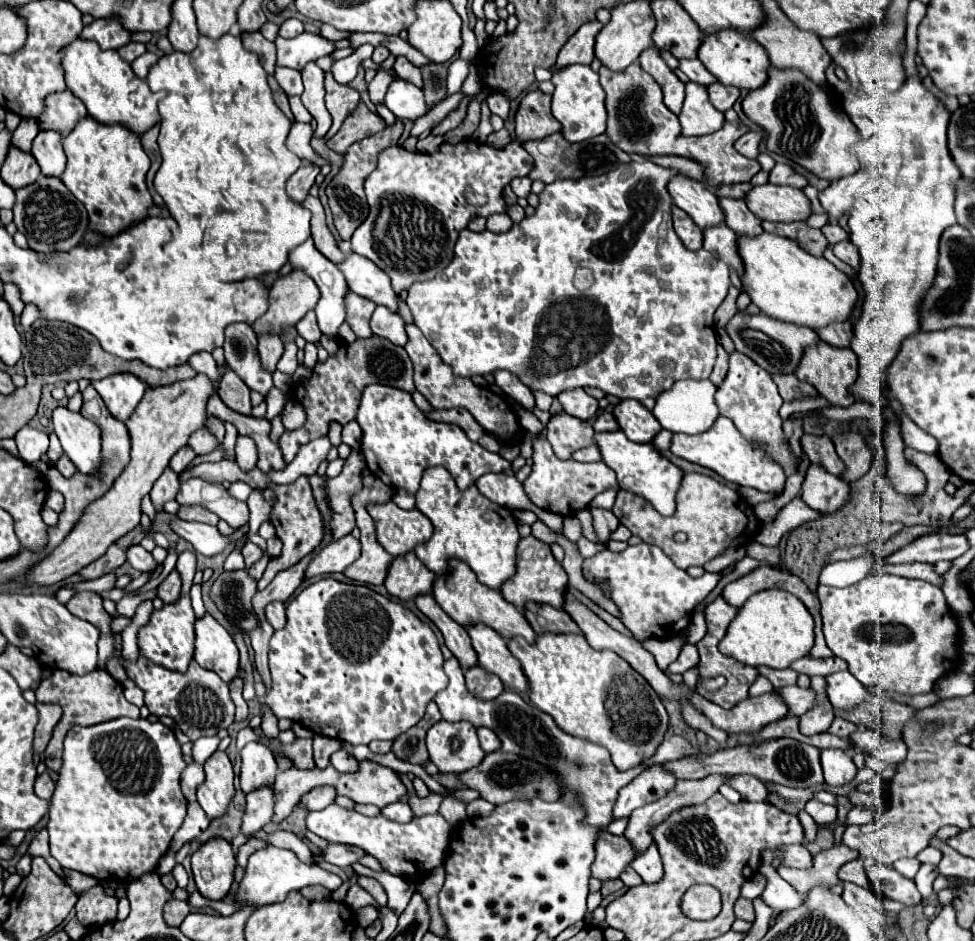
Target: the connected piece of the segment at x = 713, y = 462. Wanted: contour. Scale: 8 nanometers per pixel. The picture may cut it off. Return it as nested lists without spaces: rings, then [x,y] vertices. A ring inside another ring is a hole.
[[[719,417],[717,425],[713,425],[713,429],[709,429],[709,433],[699,433],[693,437],[683,435],[683,433],[673,435],[671,453],[685,461],[691,461],[691,463],[697,463],[701,467],[715,471],[727,483],[735,483],[741,487],[753,487],[757,491],[775,493],[775,495],[779,495],[785,487],[787,475],[785,475],[783,467],[777,461],[773,461],[763,449],[759,449],[747,437],[743,437],[737,431],[737,427],[733,425],[733,421],[729,421],[725,417]]]

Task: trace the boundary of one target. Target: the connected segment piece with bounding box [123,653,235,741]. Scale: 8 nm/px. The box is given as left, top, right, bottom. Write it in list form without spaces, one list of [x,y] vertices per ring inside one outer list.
[[[139,653],[137,661],[123,659],[127,675],[135,681],[139,689],[145,693],[145,705],[149,707],[151,715],[157,717],[171,717],[179,725],[179,729],[189,739],[199,739],[207,735],[217,735],[219,729],[227,729],[235,719],[235,705],[229,697],[229,685],[221,681],[213,671],[199,667],[195,661],[189,663],[185,673],[165,669]]]

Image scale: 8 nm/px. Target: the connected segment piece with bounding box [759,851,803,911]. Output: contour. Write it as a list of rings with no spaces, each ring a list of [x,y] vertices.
[[[765,851],[763,853],[763,863],[759,867],[759,873],[763,873],[767,877],[767,889],[763,891],[761,899],[765,905],[769,905],[773,911],[785,911],[785,909],[795,909],[803,903],[803,895],[799,895],[797,891],[793,891],[793,887],[789,887],[779,875],[777,871],[771,867],[771,859],[773,853]]]

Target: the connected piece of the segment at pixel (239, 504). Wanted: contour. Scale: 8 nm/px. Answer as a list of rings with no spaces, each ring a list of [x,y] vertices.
[[[195,477],[181,483],[175,501],[181,506],[199,505],[201,503],[207,509],[211,509],[219,519],[233,525],[235,531],[249,521],[247,503],[229,497],[225,493],[223,485],[209,485],[207,481],[201,481],[201,479],[195,479]]]

